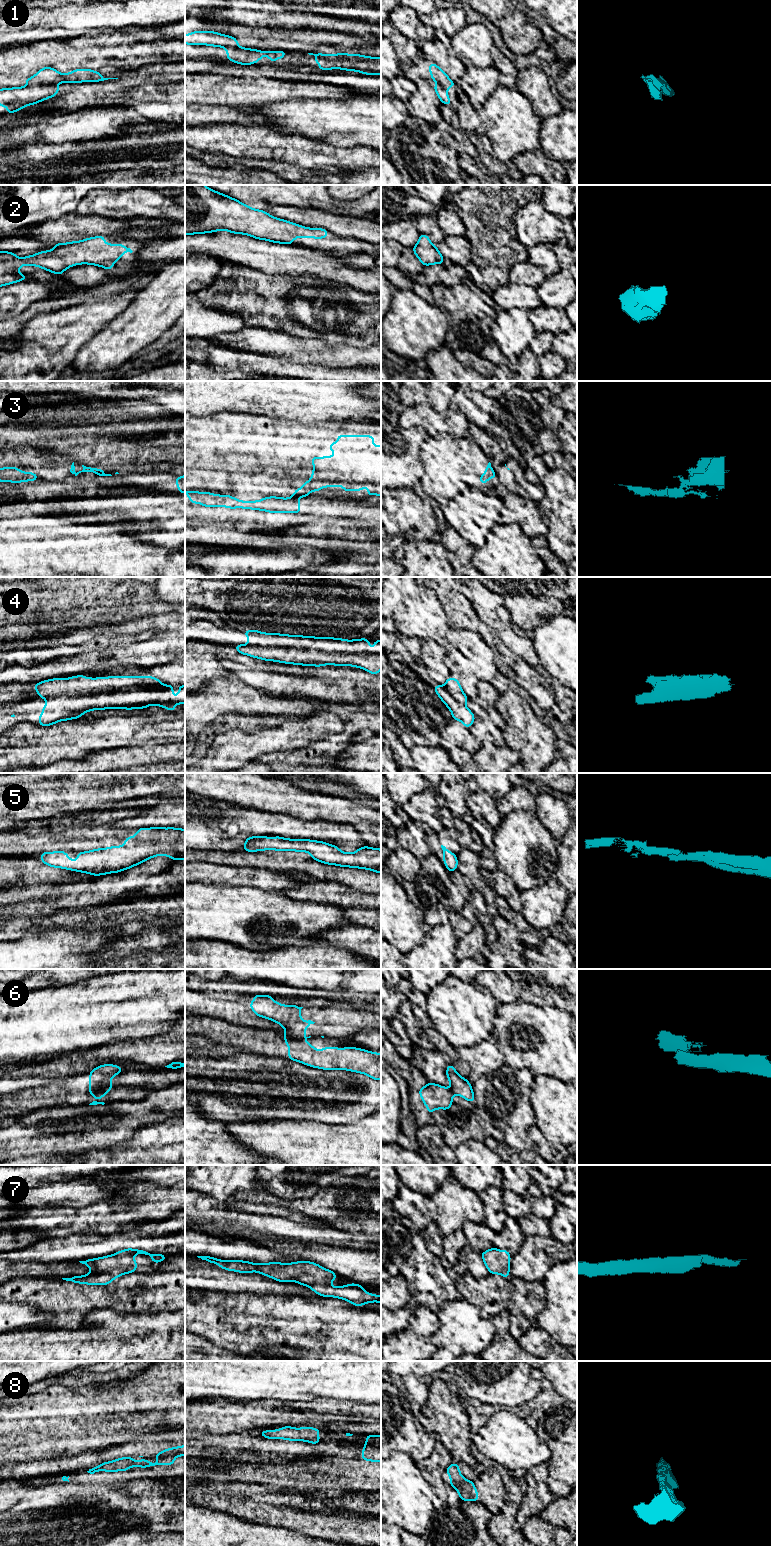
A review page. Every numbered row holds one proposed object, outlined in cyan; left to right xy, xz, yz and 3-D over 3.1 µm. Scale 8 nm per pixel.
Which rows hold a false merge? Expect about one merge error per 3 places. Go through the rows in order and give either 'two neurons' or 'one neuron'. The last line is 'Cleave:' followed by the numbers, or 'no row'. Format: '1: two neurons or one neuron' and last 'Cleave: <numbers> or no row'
1: one neuron
2: one neuron
3: two neurons
4: one neuron
5: one neuron
6: two neurons
7: one neuron
8: one neuron
Cleave: 3, 6

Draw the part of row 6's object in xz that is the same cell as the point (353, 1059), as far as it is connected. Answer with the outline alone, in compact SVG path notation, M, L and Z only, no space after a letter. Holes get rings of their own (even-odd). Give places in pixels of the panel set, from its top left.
M285 1039L285 1044L289 1047L288 1059L298 1061L307 1066L321 1068L323 1070L349 1070L367 1075L374 1080L381 1080L381 1054L370 1052L364 1049L347 1047L335 1048L326 1047L320 1050L315 1049L305 1040Z

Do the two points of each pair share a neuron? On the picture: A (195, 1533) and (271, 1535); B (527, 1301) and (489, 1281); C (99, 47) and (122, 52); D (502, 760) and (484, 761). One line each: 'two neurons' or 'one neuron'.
A: one neuron
B: one neuron
C: one neuron
D: one neuron

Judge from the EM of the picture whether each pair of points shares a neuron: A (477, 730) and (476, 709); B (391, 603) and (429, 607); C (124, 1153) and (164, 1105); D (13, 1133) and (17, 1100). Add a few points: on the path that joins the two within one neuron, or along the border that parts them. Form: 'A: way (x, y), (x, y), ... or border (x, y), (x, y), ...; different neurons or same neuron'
A: way (482, 725), (484, 719), (479, 714); same neuron
B: way (400, 598), (413, 607), (420, 607); same neuron
C: border (159, 1123), (139, 1127), (133, 1136), (127, 1140); different neurons
D: border (37, 1109), (17, 1118), (10, 1118); different neurons

